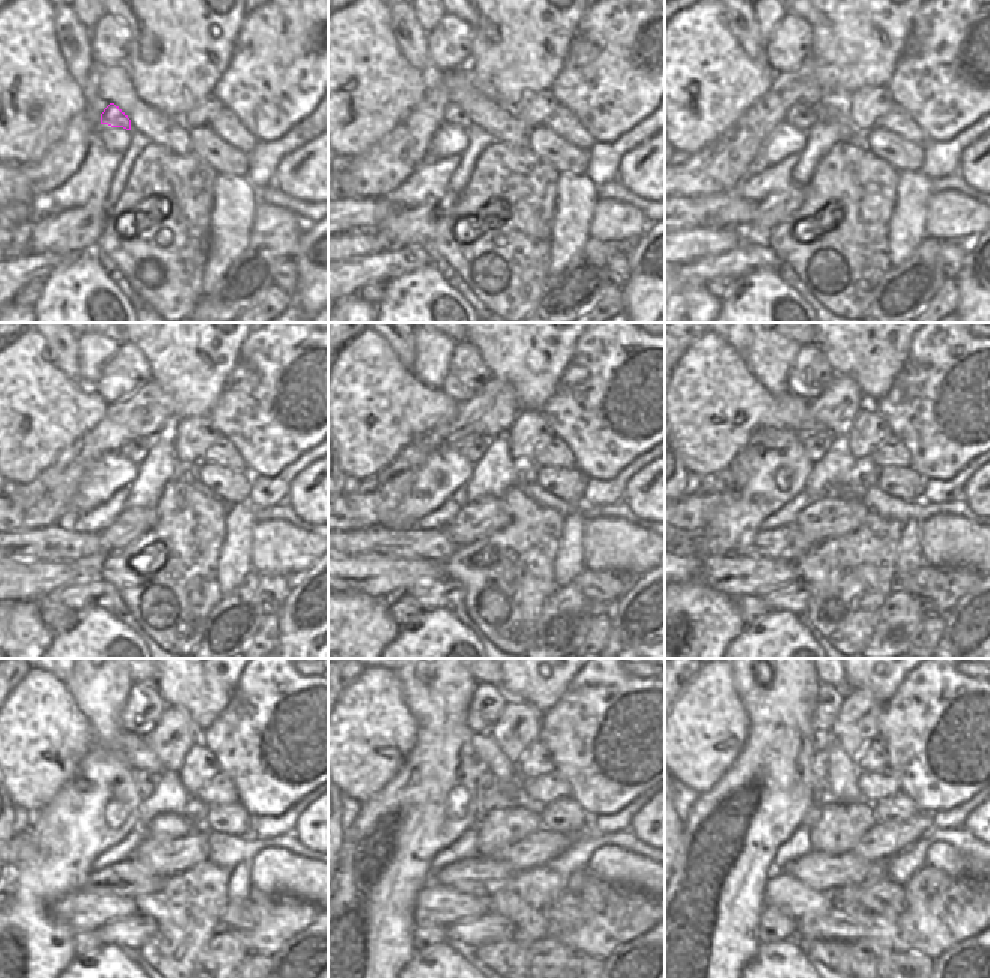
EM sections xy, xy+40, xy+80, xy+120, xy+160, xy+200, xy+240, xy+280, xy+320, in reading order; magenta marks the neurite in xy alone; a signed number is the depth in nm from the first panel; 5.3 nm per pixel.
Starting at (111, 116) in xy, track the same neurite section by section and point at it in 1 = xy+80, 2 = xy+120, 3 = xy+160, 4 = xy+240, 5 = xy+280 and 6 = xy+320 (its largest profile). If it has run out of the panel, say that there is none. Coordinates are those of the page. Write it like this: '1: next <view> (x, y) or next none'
1: next xy+80 (803, 117)
2: next xy+120 (134, 450)
3: next xy+160 (473, 447)
4: next xy+240 (146, 782)
5: next xy+280 (485, 780)
6: next xy+320 (821, 758)

